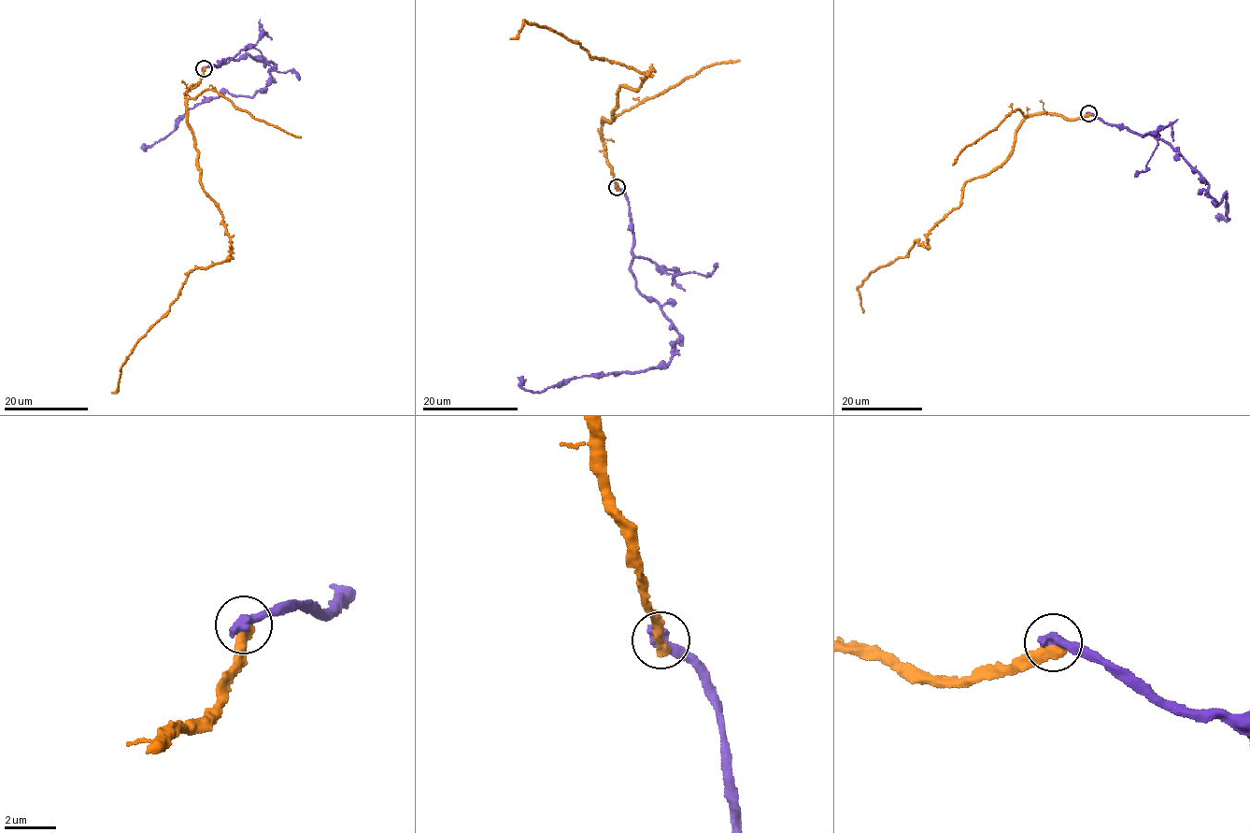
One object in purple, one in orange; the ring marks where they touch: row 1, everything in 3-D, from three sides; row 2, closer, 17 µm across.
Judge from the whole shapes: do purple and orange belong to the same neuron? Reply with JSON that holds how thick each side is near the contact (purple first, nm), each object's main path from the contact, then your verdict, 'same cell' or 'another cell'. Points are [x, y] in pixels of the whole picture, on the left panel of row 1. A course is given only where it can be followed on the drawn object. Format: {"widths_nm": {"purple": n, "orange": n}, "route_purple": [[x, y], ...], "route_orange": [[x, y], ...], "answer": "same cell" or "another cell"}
{"widths_nm": {"purple": 500, "orange": 500}, "route_purple": [[204, 68], [248, 55], [274, 64], [271, 82], [250, 97], [223, 92], [205, 98], [164, 137], [140, 147]], "route_orange": [[204, 67], [188, 91], [187, 120], [199, 182], [219, 209], [231, 253], [189, 274], [111, 393]], "answer": "another cell"}

